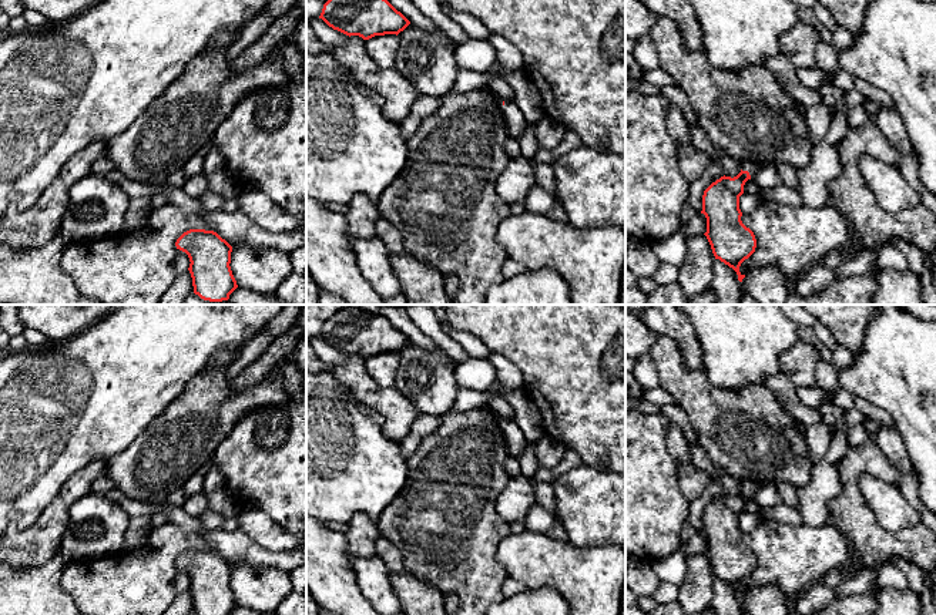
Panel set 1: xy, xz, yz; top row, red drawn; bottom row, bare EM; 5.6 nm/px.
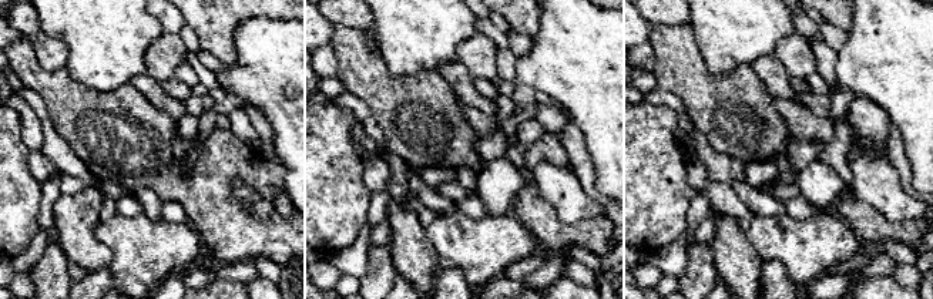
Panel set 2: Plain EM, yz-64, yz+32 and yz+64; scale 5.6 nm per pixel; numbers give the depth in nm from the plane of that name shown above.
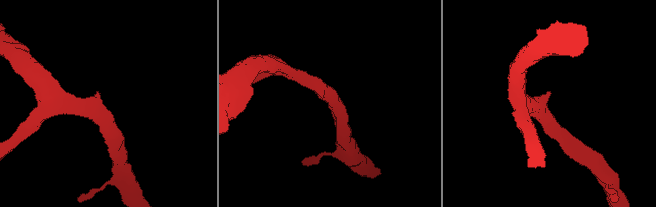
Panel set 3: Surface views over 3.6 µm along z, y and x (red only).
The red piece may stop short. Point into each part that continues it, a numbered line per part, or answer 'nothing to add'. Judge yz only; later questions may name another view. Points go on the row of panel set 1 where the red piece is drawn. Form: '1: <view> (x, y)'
1: yz (752, 168)

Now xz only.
1: xz (516, 123)

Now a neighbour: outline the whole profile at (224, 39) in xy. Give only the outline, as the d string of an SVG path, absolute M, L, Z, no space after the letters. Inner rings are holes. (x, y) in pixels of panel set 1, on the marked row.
M222 28L209 41L207 50L228 50L239 37L242 28Z

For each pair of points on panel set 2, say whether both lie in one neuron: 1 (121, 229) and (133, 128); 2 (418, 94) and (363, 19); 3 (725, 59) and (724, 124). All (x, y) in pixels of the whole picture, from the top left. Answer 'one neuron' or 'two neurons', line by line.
1: two neurons
2: two neurons
3: two neurons

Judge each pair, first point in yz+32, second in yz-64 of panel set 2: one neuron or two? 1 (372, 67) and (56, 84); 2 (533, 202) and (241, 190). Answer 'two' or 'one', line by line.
1: one
2: two

